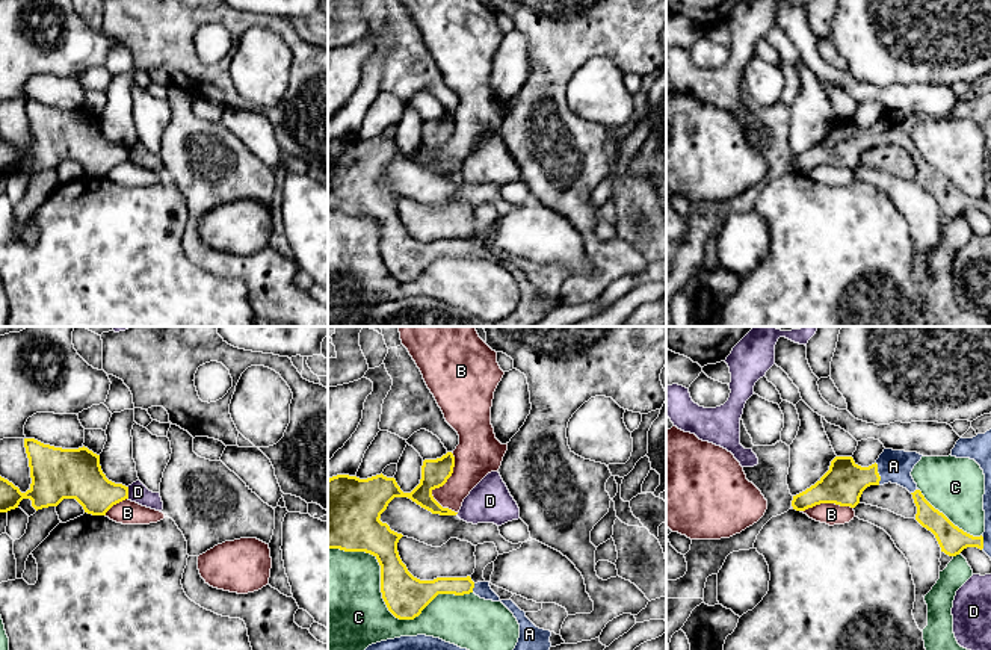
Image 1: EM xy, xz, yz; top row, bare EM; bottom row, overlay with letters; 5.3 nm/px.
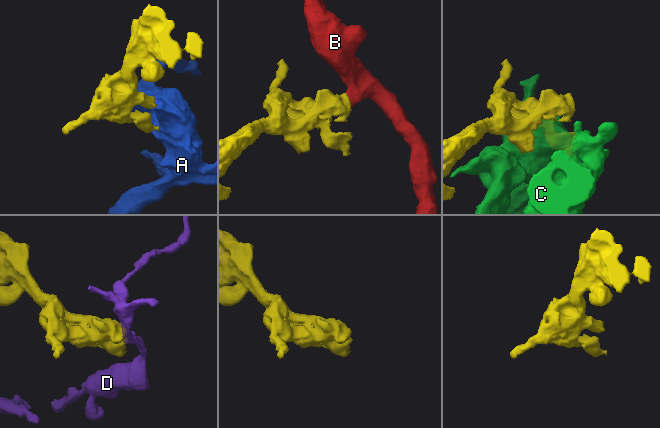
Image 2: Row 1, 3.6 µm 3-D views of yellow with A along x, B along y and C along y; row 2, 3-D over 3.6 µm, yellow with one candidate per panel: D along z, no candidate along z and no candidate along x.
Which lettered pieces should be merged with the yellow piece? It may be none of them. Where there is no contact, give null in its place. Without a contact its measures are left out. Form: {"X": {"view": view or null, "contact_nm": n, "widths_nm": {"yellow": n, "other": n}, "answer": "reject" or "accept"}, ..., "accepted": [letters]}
{"A": {"view": "yz", "contact_nm": 120, "widths_nm": {"yellow": 220, "other": 180}, "answer": "accept"}, "B": {"view": "xz", "contact_nm": 320, "widths_nm": {"yellow": 140, "other": 220}, "answer": "reject"}, "C": {"view": "xz", "contact_nm": 800, "widths_nm": {"yellow": 220, "other": 480}, "answer": "reject"}, "D": {"view": "xy", "contact_nm": 60, "widths_nm": {"yellow": 220, "other": 100}, "answer": "reject"}, "accepted": ["A"]}

